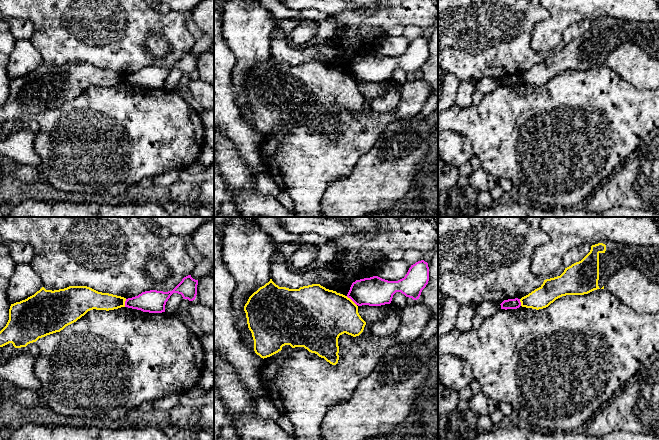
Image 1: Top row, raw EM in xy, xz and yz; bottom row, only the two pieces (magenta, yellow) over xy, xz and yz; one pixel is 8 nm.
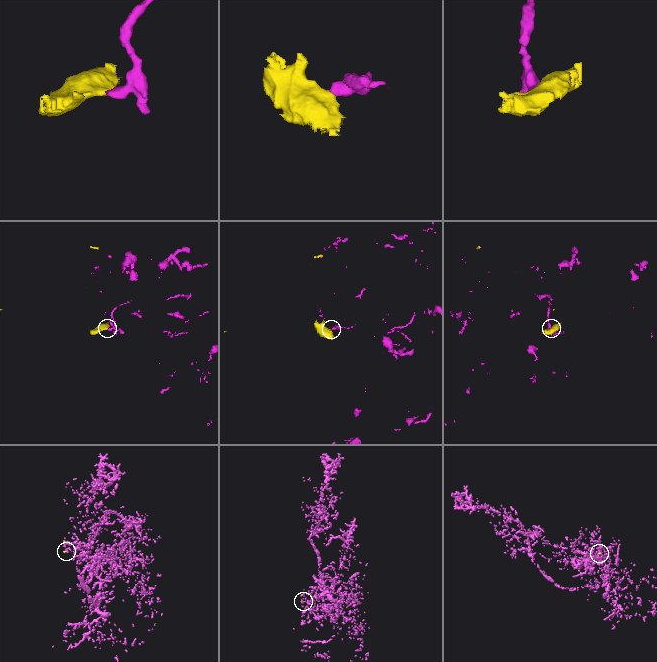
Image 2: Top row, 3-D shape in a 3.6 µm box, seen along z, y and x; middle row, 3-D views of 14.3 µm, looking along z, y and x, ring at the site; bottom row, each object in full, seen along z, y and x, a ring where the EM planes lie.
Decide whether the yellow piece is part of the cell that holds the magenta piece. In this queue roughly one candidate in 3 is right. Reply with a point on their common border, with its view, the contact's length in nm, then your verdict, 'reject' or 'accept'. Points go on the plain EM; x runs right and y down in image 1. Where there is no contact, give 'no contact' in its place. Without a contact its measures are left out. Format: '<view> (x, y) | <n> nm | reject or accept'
xz (351, 75) | 120 nm | reject

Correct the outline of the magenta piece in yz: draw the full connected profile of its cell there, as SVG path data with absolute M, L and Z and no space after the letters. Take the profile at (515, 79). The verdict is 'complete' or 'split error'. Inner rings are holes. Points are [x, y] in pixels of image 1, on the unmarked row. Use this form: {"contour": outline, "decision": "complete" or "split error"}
{"contour": "M515 74L515 75L508 75L504 76L501 80L501 85L517 85L521 82L520 75Z", "decision": "complete"}

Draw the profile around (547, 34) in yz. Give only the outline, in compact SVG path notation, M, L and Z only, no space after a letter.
M540 0L550 17L537 23L532 31L531 49L546 56L562 42L564 31L571 25L588 19L605 17L631 22L659 23L657 0Z

